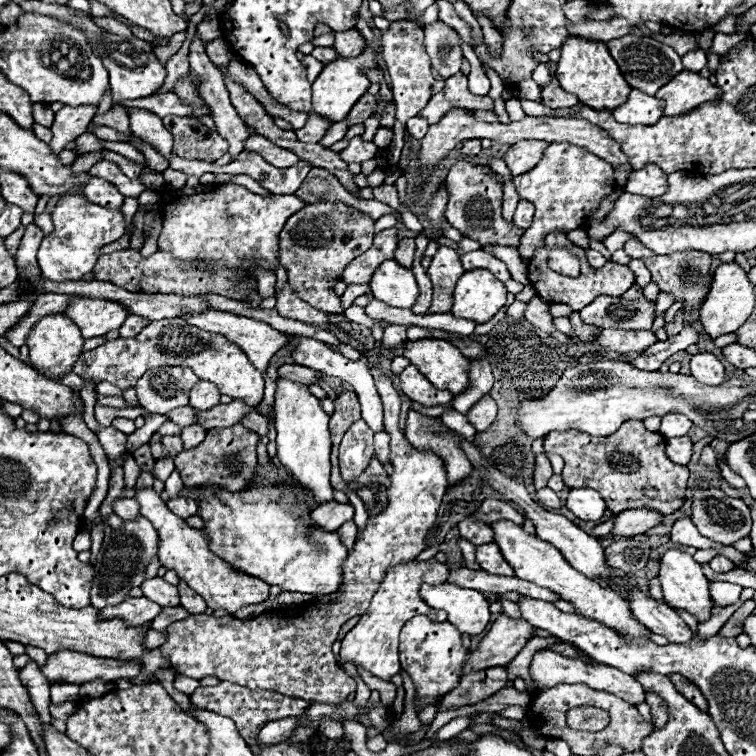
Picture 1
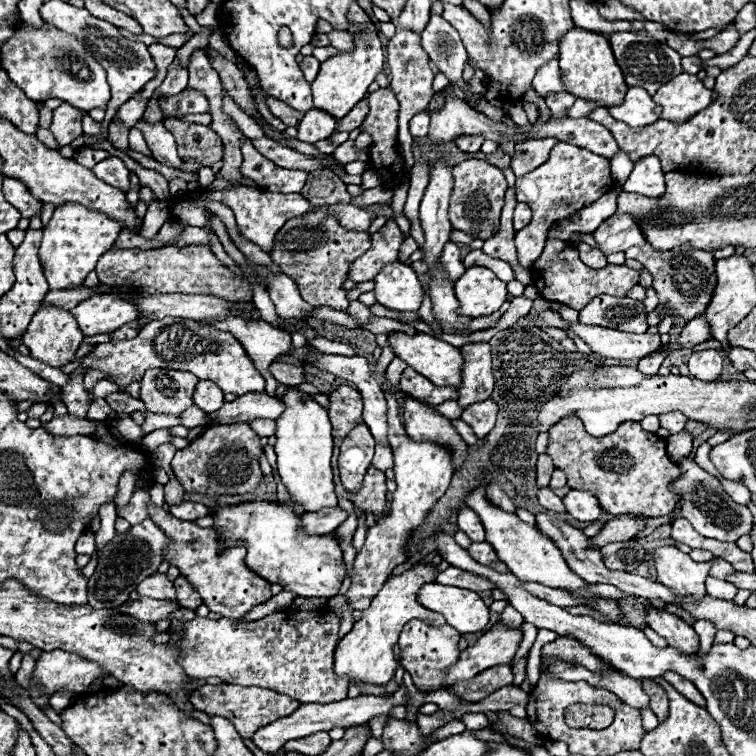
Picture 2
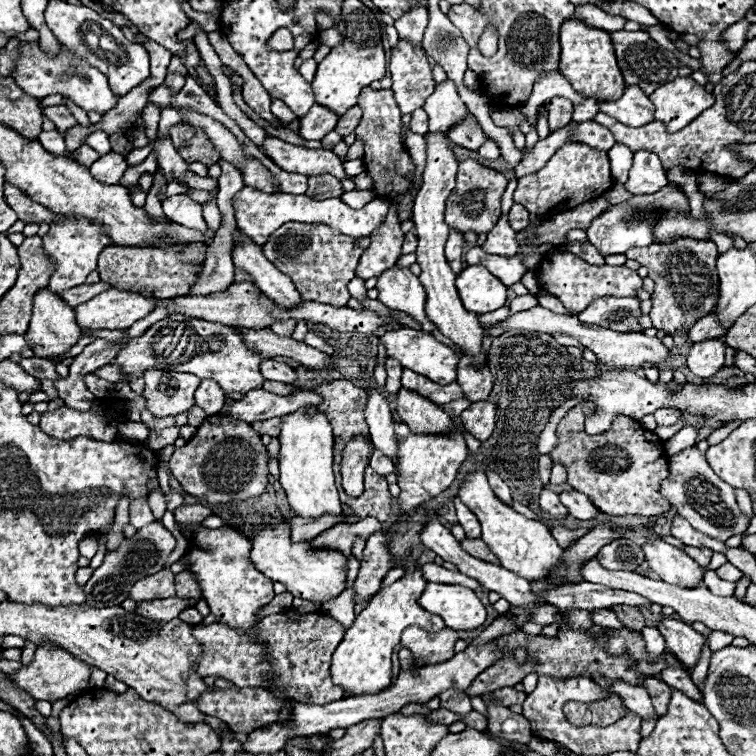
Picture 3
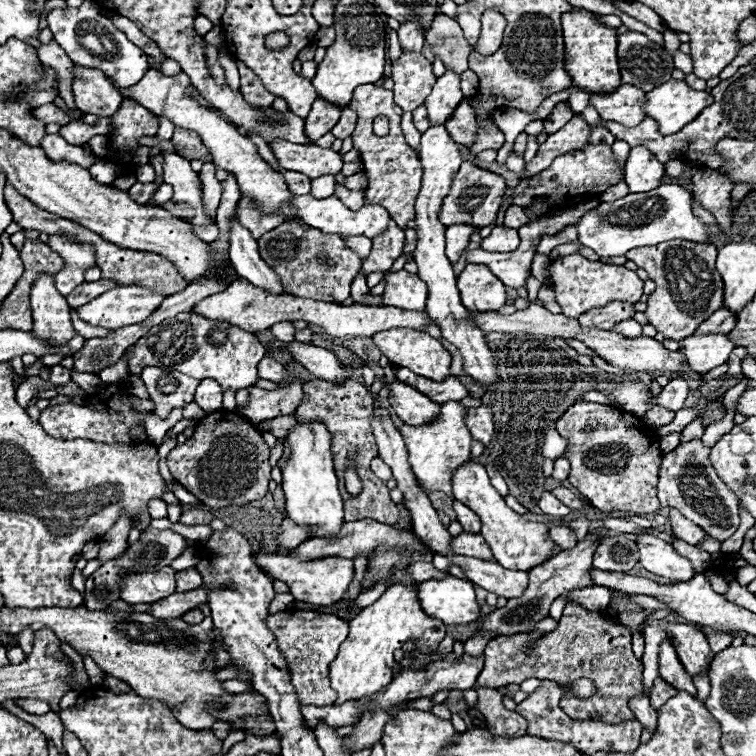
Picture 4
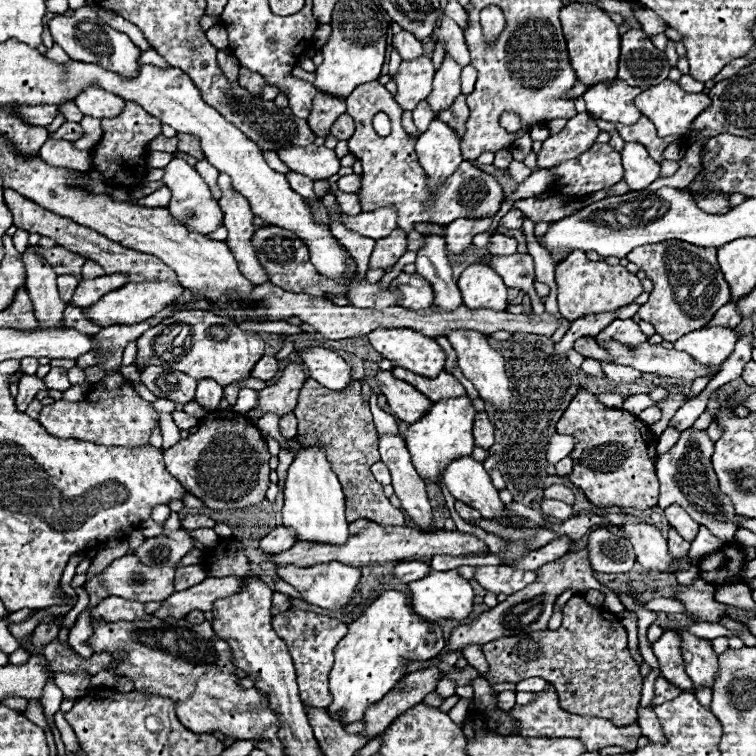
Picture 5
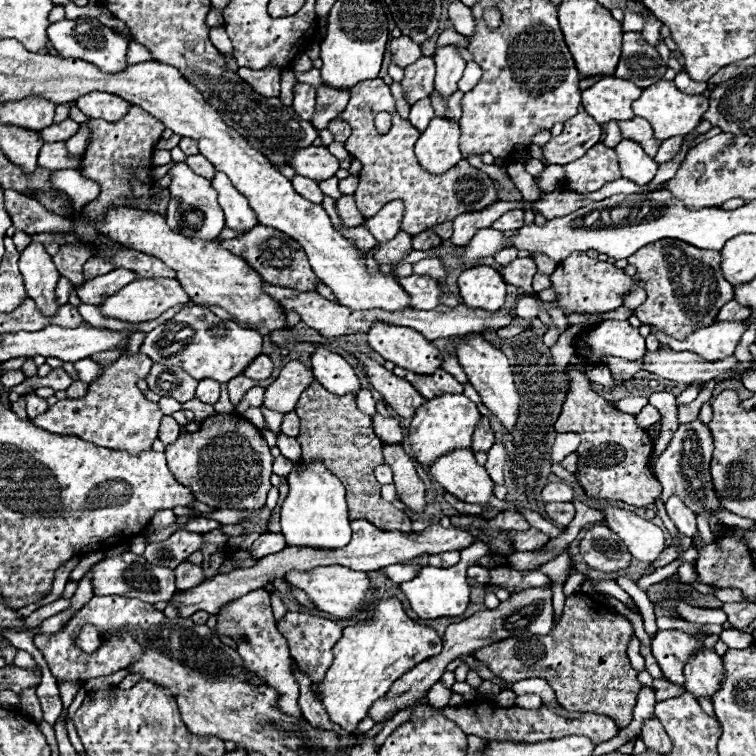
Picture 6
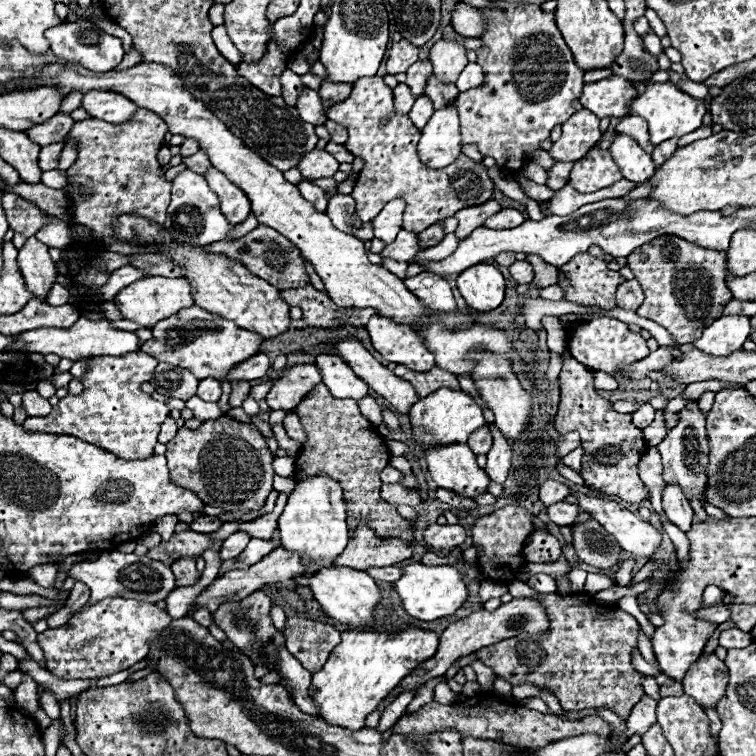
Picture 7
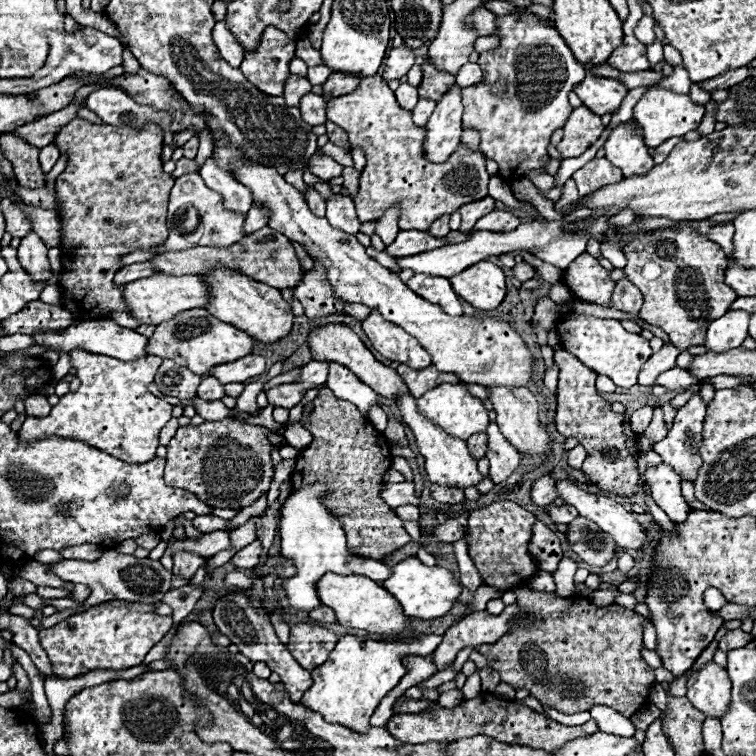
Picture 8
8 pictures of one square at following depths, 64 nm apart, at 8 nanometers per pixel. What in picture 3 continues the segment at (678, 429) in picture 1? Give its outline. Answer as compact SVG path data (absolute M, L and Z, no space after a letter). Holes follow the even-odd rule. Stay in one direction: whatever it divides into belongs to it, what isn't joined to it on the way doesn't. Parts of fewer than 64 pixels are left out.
M660 408L652 416L656 418L658 426L672 426L680 418L680 410L676 410L676 408L670 408L670 410L668 408Z

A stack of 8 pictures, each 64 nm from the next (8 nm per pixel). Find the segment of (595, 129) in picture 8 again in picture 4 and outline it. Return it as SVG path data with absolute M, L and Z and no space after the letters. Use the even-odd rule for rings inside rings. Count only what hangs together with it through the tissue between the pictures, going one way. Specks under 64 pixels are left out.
M576 114L564 128L560 128L560 132L548 134L546 142L538 148L536 158L530 164L526 164L524 176L534 176L542 172L544 168L548 168L548 164L552 164L556 156L588 146L588 136L590 136L590 124L580 114Z

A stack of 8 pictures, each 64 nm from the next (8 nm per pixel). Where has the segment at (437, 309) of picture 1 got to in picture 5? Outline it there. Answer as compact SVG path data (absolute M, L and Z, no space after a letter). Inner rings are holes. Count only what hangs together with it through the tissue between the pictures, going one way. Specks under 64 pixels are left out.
M494 216L488 218L458 218L448 224L446 232L446 248L452 254L466 250L472 244L472 236L486 232L492 226Z

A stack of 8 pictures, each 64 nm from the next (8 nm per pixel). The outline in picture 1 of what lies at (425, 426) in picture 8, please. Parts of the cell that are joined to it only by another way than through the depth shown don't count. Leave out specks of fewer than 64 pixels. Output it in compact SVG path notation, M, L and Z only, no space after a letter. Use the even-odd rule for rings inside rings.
M498 520L492 522L490 528L494 530L494 544L498 544L500 554L504 556L504 560L512 566L512 570L516 572L516 576L520 580L526 582L534 582L542 588L548 588L556 594L560 594L564 600L568 600L572 606L576 606L580 616L598 620L618 632L622 632L628 638L648 638L648 628L644 628L628 610L628 604L614 592L614 590L604 590L600 588L598 582L588 580L584 574L576 572L566 560L564 556L548 542L540 540L538 536L528 534L522 526L512 524L508 520Z

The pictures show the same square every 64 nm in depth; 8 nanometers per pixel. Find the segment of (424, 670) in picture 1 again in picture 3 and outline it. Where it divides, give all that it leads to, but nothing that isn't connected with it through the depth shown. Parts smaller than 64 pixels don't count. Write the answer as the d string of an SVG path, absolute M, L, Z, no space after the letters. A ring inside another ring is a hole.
M410 626L402 634L402 646L414 654L414 660L422 660L424 666L450 660L454 656L454 642L458 640L456 630L444 628L438 634L428 634L422 628Z

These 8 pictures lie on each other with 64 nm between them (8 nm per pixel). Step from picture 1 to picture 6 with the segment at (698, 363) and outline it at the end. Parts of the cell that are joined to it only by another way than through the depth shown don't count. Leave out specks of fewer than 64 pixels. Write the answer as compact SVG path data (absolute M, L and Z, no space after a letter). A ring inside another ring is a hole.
M724 320L700 328L686 340L676 340L660 332L656 326L650 326L650 332L660 340L660 346L670 346L672 350L690 350L704 360L724 360L732 356L746 330L748 326L742 320Z

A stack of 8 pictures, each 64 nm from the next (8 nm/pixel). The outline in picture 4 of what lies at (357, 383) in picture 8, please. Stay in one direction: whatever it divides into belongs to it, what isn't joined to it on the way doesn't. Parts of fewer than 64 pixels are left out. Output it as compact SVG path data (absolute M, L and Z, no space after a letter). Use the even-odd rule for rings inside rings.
M274 342L274 346L282 346L284 350L288 350L308 372L312 372L318 380L330 382L334 386L342 384L346 380L346 370L342 366L342 362L336 358L334 352L320 348L320 346L312 346L312 344L304 344L304 342Z

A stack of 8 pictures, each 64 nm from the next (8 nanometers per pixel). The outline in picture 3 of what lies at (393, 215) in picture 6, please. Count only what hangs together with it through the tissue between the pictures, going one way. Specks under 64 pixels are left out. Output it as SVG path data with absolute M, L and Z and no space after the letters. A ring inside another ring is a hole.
M242 188L234 196L234 212L236 212L236 222L242 232L246 232L256 244L264 244L266 238L280 228L284 222L310 222L310 224L328 224L328 228L336 232L344 232L346 236L352 238L362 238L370 236L380 224L384 224L386 214L388 214L388 202L386 200L372 200L360 210L352 210L346 206L340 198L328 198L328 200L314 200L306 194L264 194L256 192L252 188Z

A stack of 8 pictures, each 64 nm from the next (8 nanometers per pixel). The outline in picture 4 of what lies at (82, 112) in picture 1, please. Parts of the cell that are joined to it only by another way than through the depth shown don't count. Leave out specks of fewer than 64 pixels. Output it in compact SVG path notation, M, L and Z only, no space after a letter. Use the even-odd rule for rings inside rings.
M44 104L44 106L40 106L40 108L32 108L32 114L34 114L38 120L42 120L44 124L48 124L48 122L68 124L68 122L70 122L70 118L68 118L60 108L56 108L54 104Z

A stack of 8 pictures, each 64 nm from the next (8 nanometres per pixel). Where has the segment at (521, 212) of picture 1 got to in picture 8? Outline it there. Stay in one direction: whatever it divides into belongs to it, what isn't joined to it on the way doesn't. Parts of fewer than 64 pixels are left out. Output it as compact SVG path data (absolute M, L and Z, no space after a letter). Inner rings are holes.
M490 212L488 216L482 216L472 230L484 228L490 232L508 232L508 228L516 228L516 224L520 224L520 220L512 212Z

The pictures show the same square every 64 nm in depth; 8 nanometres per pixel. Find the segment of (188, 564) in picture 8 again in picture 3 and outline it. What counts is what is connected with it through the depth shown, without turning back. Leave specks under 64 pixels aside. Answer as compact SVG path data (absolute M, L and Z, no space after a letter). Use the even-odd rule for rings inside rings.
M192 572L176 574L176 596L192 600L192 606L200 600L200 584Z

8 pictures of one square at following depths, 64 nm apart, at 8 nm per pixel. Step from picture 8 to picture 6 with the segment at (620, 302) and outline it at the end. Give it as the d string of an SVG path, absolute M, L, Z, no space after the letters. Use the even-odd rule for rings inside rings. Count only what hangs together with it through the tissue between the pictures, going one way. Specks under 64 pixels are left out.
M636 280L636 282L634 282L634 288L632 288L628 294L624 294L624 304L622 304L622 306L634 310L634 308L638 308L644 300L646 300L646 292L644 292L644 288L638 286L638 280Z

